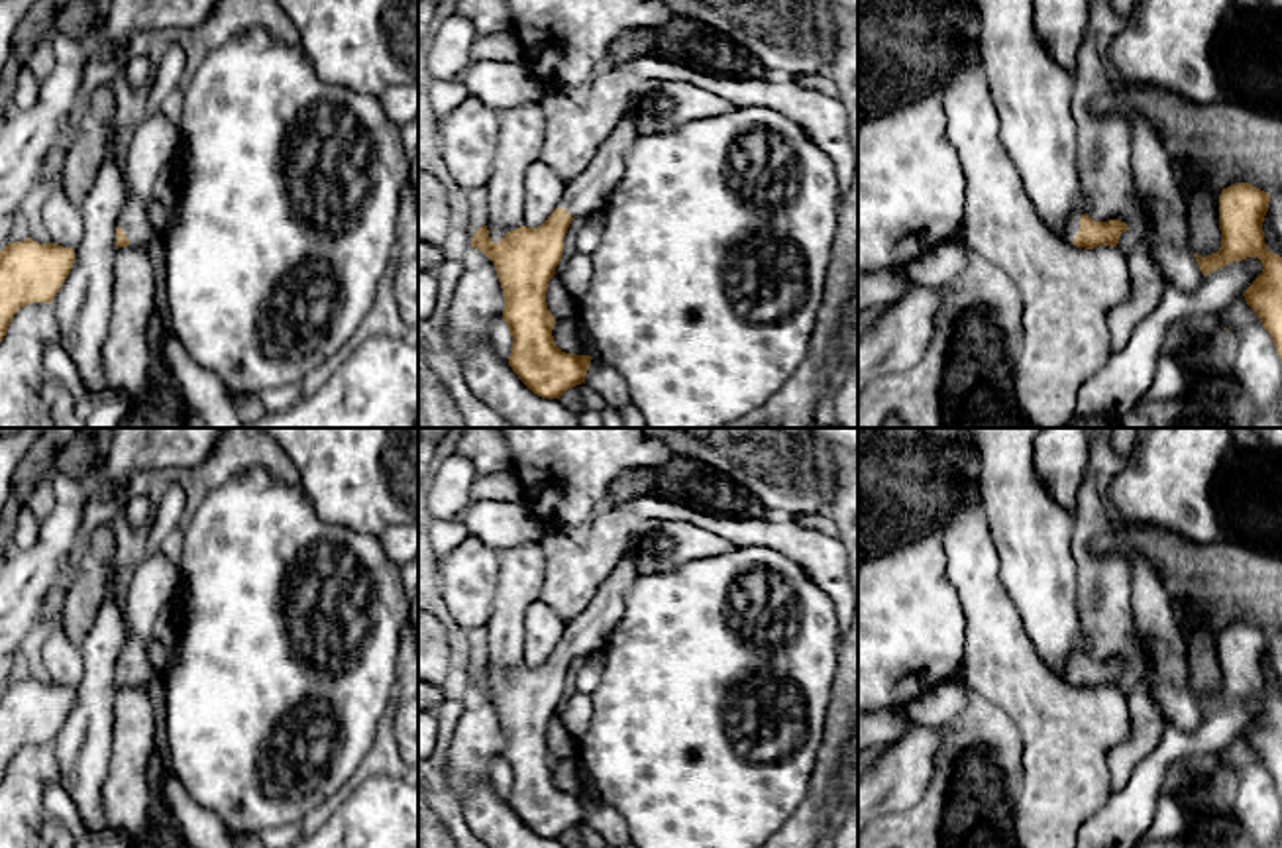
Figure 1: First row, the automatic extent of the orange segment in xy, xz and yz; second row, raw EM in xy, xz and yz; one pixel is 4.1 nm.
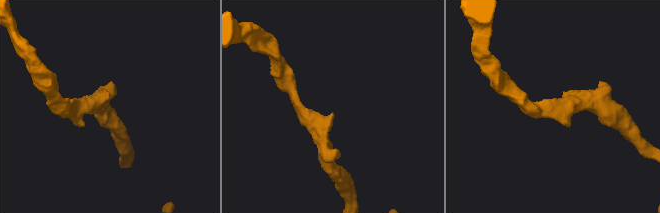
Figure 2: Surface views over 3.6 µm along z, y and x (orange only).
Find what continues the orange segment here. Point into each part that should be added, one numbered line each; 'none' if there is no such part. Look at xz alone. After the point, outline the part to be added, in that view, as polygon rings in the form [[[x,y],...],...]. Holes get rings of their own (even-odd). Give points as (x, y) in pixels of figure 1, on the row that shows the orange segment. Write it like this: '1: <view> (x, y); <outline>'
1: xz (589, 191); [[[624,114],[613,128],[591,163],[565,186],[560,206],[571,218],[589,216],[605,208],[626,169],[626,155],[636,139],[632,114]]]

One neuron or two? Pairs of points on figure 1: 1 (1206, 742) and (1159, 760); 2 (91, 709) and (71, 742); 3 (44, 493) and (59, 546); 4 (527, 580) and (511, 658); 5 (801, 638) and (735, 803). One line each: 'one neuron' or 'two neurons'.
1: one neuron
2: one neuron
3: two neurons
4: one neuron
5: one neuron

